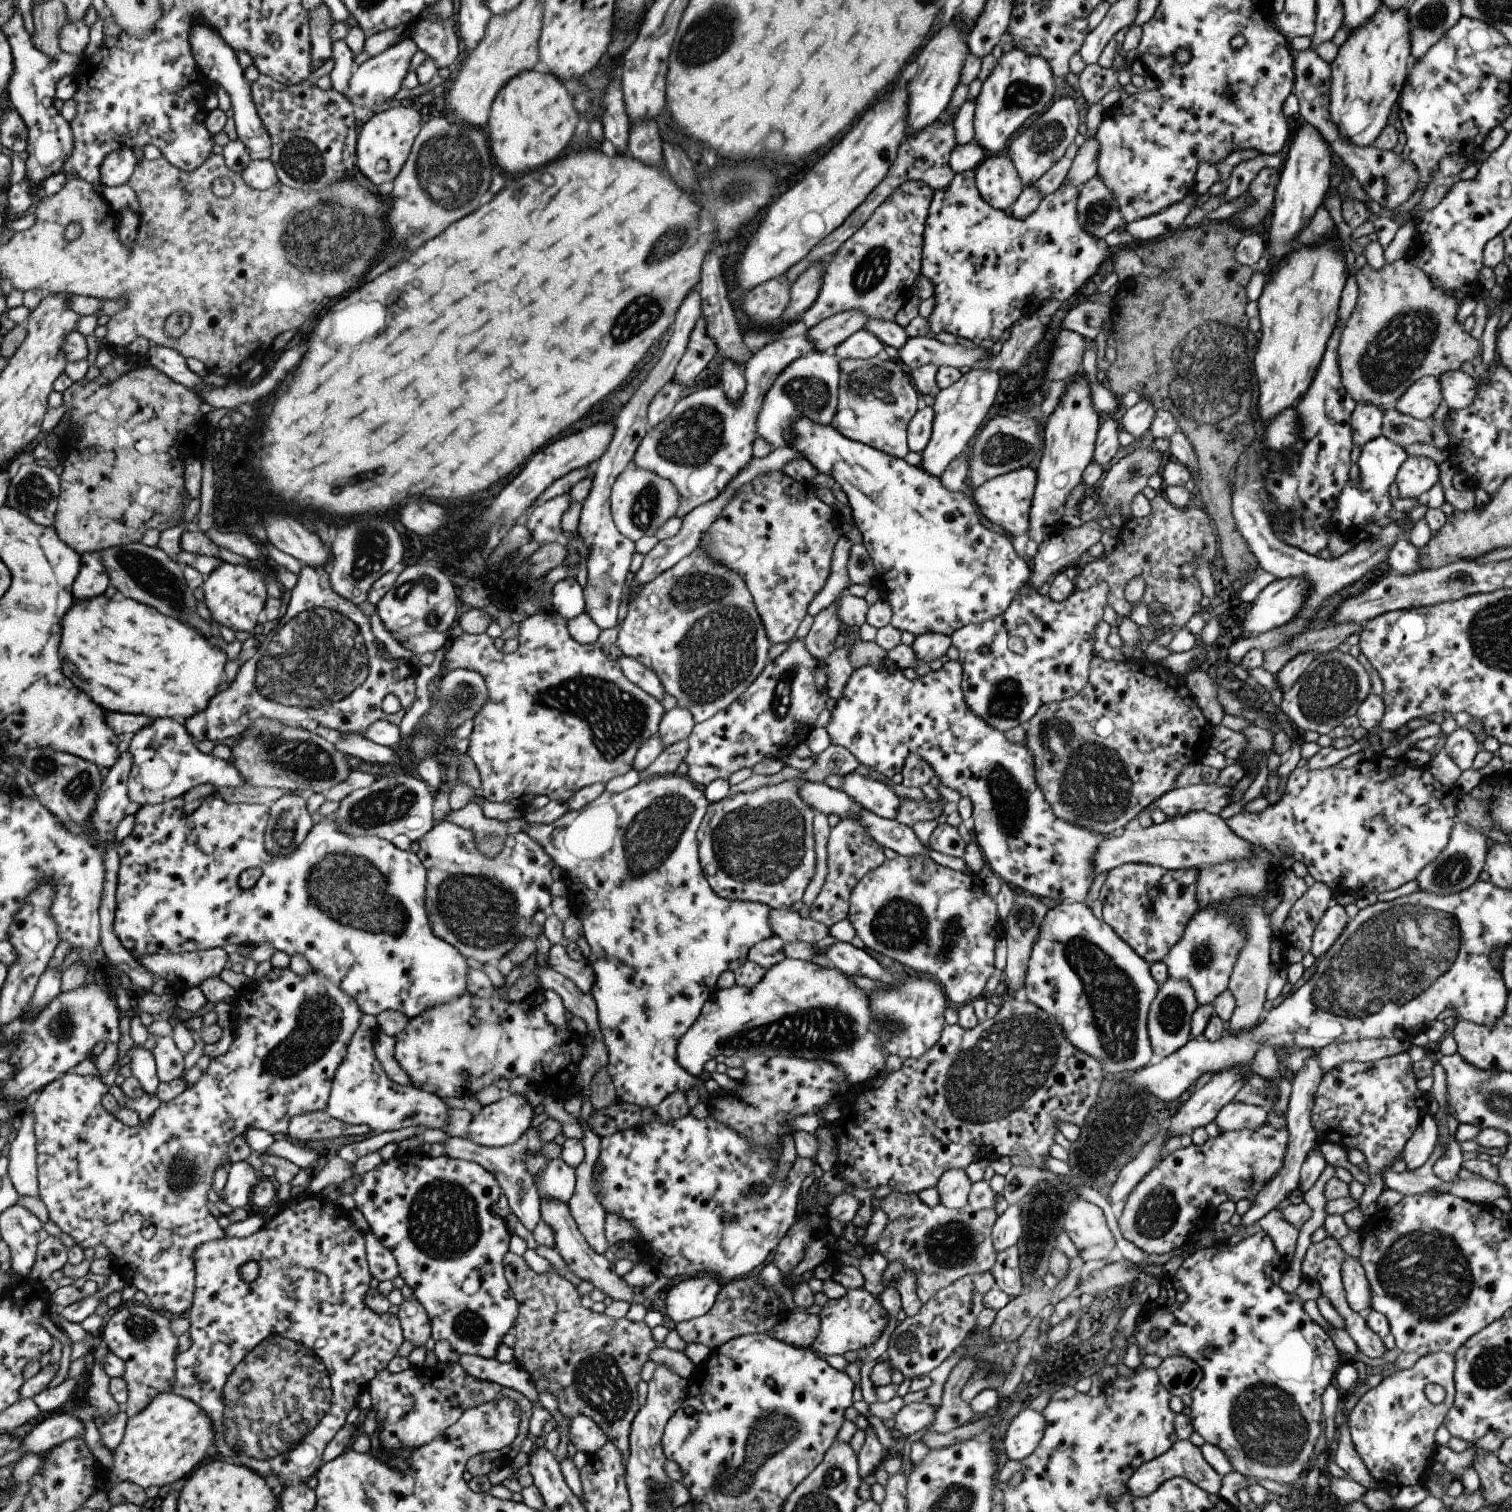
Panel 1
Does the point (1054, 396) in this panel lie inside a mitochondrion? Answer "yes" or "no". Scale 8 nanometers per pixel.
no

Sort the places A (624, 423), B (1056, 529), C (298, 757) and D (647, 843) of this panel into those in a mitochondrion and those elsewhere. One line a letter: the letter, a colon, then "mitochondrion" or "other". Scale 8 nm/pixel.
A: other
B: other
C: mitochondrion
D: mitochondrion

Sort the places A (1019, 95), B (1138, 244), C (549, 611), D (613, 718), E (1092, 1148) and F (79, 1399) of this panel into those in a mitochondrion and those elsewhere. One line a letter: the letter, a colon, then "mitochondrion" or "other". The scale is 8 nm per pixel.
A: mitochondrion
B: other
C: other
D: mitochondrion
E: mitochondrion
F: other

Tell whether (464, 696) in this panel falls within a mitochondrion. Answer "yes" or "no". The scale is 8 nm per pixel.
yes

